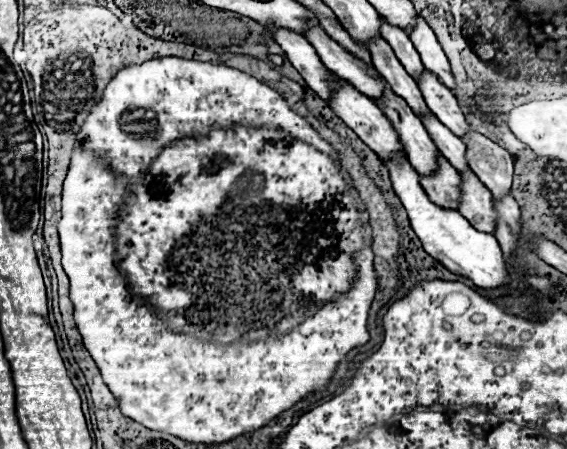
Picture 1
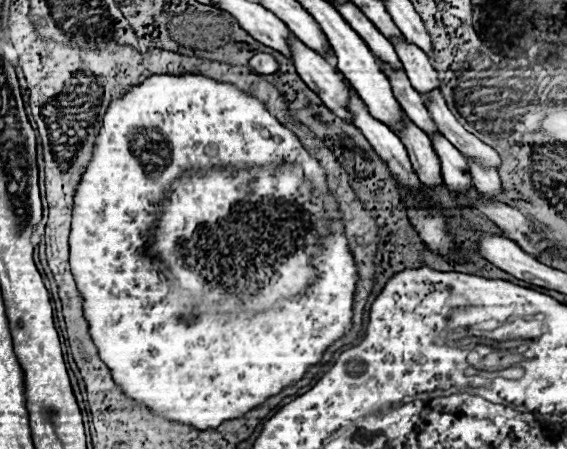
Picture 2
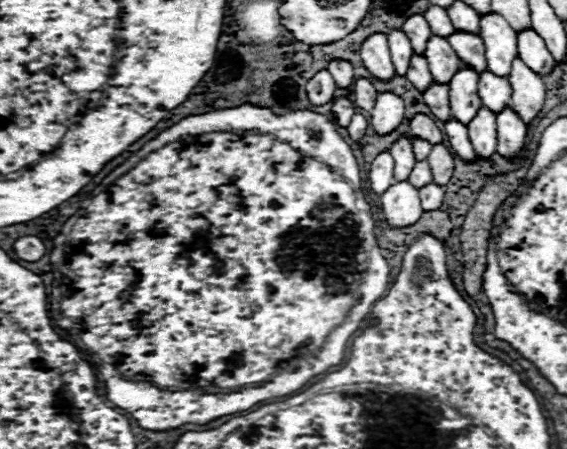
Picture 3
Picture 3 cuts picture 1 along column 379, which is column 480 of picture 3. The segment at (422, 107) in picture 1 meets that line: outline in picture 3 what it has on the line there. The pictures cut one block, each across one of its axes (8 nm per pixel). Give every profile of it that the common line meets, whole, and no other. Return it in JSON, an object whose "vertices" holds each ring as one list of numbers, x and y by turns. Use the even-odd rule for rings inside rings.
{"vertices":[[454,32,448,38,450,46,454,48,454,52,458,54,458,58,466,64,470,64,476,72,486,70,486,58,484,58,484,42,478,34,462,34,462,32]]}

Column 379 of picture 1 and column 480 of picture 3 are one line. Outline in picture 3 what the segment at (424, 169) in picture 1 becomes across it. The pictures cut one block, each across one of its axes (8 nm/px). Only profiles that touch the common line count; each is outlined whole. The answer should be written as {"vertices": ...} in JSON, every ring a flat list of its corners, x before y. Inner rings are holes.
{"vertices":[[460,64,458,72,450,80,452,116,468,124,480,106,482,100,478,96,478,74,476,70,470,70,470,66]]}

